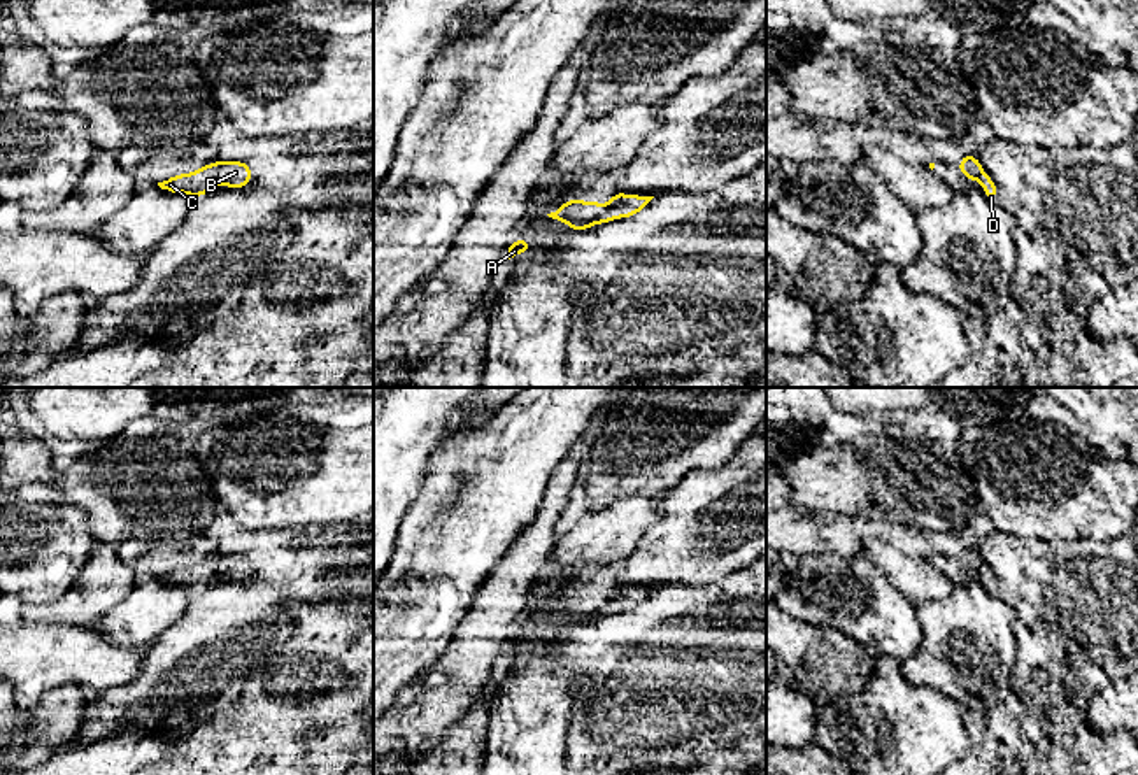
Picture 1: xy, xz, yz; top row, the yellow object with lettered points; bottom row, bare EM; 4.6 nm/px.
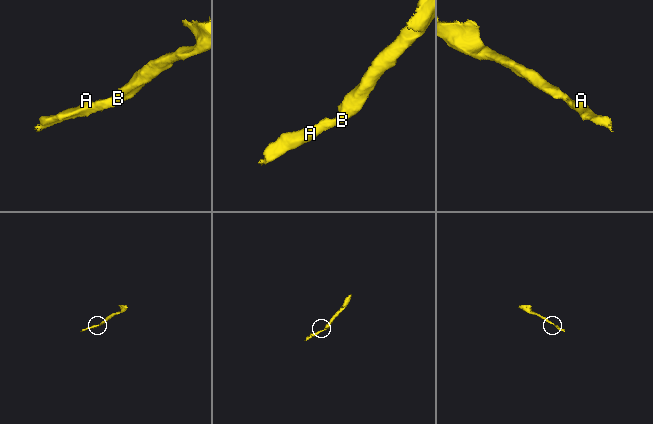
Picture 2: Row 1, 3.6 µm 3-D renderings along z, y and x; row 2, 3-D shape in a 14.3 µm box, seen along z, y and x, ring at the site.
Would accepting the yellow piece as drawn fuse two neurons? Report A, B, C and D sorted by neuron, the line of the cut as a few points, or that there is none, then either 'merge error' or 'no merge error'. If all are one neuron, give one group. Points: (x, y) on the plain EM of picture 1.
A B C D | no cut | no merge error

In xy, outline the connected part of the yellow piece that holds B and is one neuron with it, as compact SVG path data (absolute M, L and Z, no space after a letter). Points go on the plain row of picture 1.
M214 554L193 566L181 566L158 575L158 579L170 586L188 586L193 593L216 582L217 573L221 573L224 580L247 580L252 568L249 559L251 558L244 554Z

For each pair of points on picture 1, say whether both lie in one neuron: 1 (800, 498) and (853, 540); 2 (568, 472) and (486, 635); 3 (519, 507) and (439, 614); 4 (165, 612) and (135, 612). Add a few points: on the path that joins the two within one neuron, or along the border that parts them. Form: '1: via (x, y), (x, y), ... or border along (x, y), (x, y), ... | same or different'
1: border along (798, 505), (837, 511), (853, 518) | different
2: via (549, 512), (519, 568), (516, 595) | same
3: via (493, 533), (456, 570), (456, 581), (449, 588) | same
4: via (158, 612), (142, 612) | same

